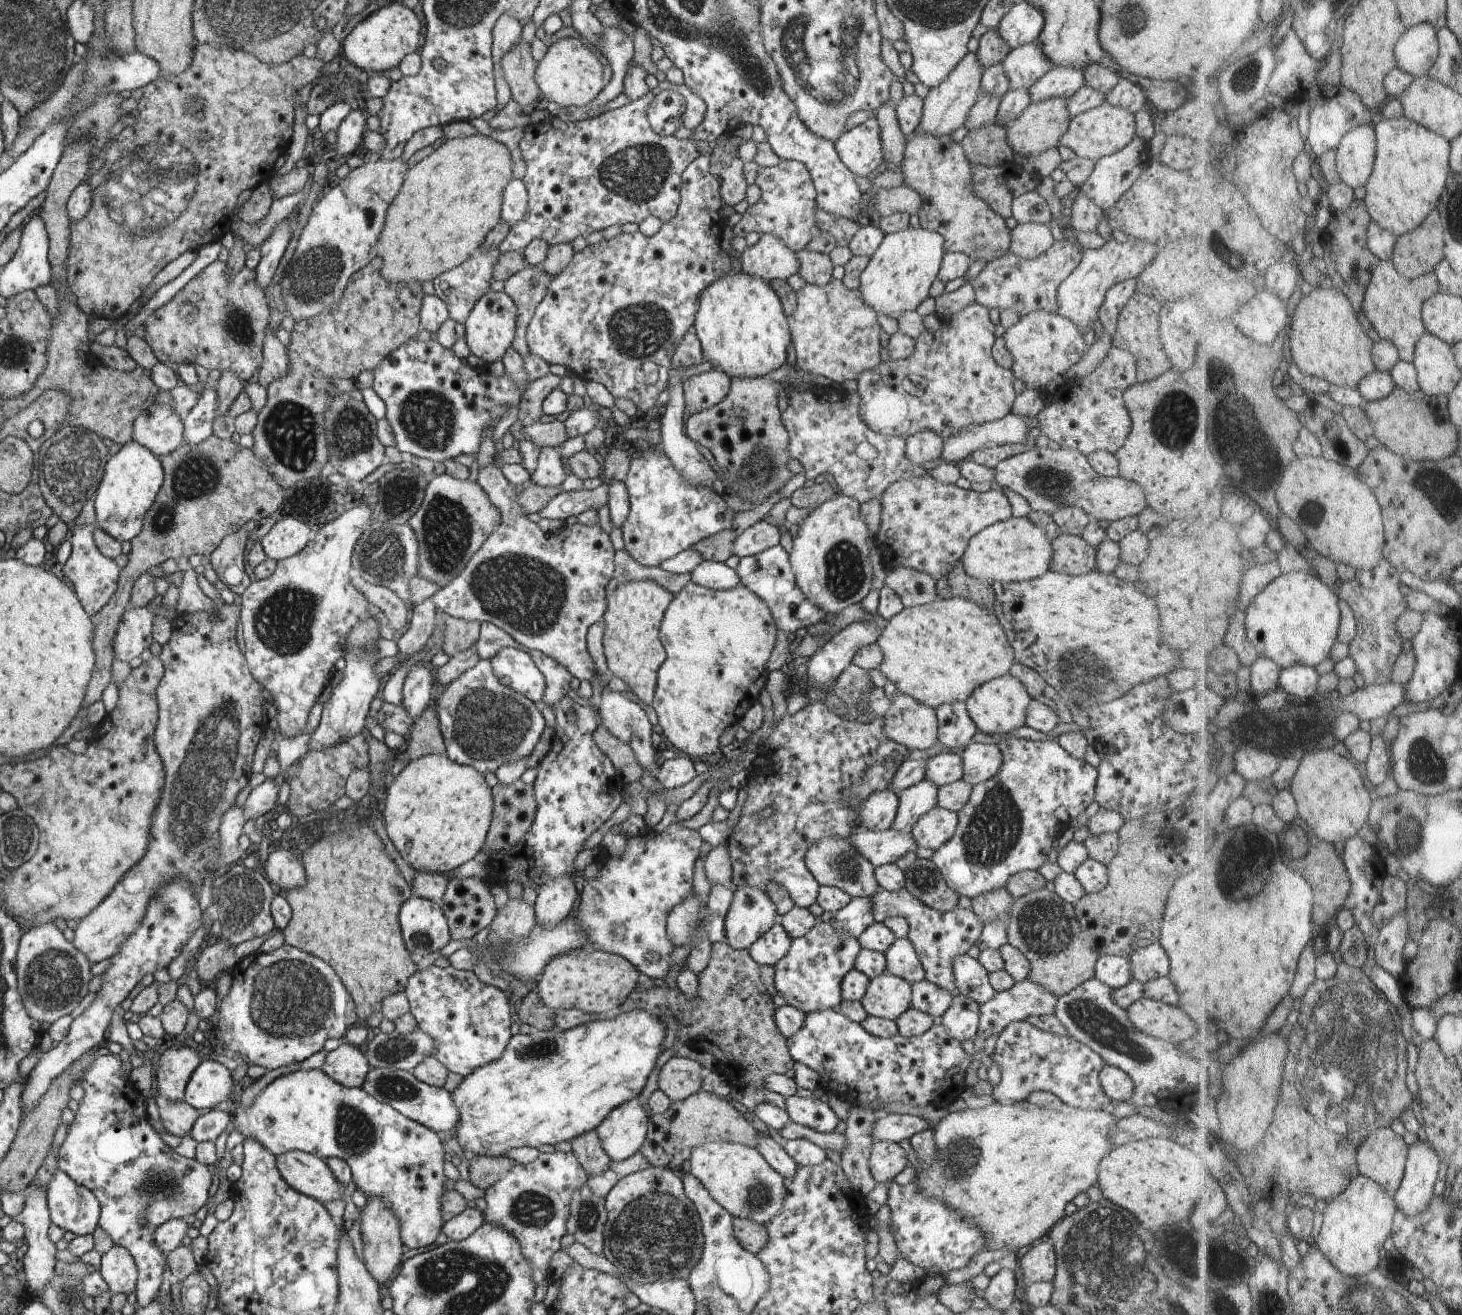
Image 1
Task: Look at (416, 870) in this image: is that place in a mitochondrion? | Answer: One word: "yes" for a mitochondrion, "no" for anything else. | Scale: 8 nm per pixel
no

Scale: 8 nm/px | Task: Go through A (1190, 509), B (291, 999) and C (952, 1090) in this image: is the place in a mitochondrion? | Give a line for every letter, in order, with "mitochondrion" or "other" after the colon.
A: other
B: mitochondrion
C: other

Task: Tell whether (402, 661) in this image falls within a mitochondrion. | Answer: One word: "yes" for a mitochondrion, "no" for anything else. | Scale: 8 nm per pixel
no

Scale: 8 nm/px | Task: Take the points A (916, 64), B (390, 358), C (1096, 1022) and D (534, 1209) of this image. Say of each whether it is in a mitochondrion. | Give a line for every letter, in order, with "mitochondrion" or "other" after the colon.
A: other
B: other
C: mitochondrion
D: mitochondrion

